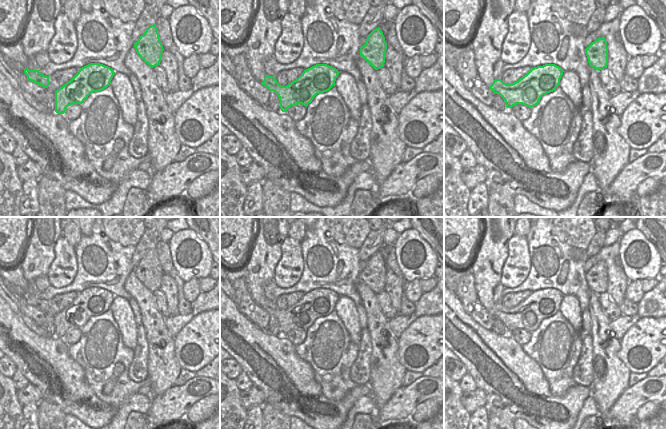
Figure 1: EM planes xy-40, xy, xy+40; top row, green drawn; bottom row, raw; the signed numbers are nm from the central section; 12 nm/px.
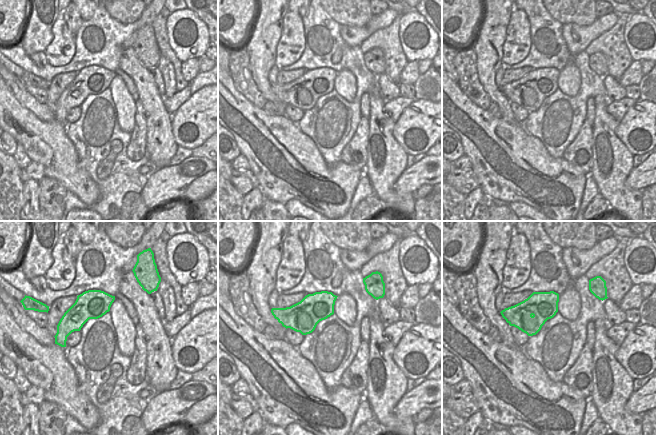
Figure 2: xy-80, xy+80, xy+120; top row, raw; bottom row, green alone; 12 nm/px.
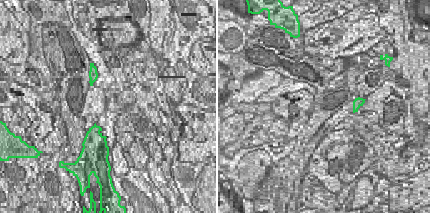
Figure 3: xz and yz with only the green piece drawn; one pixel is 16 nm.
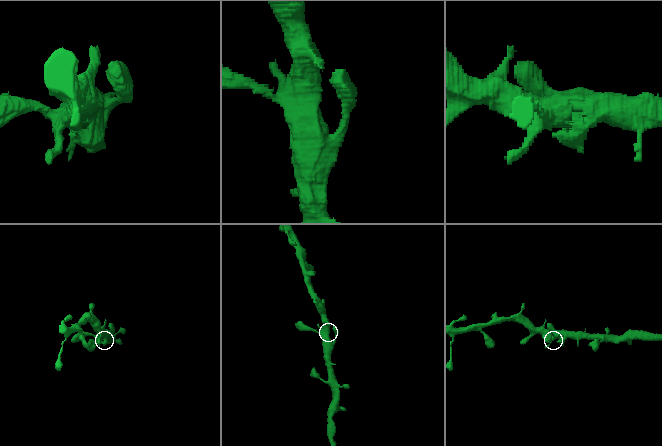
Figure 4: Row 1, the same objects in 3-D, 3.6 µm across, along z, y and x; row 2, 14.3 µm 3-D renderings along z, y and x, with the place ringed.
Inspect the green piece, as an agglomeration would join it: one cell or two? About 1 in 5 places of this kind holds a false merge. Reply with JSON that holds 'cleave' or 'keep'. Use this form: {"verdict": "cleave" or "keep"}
{"verdict": "keep"}

